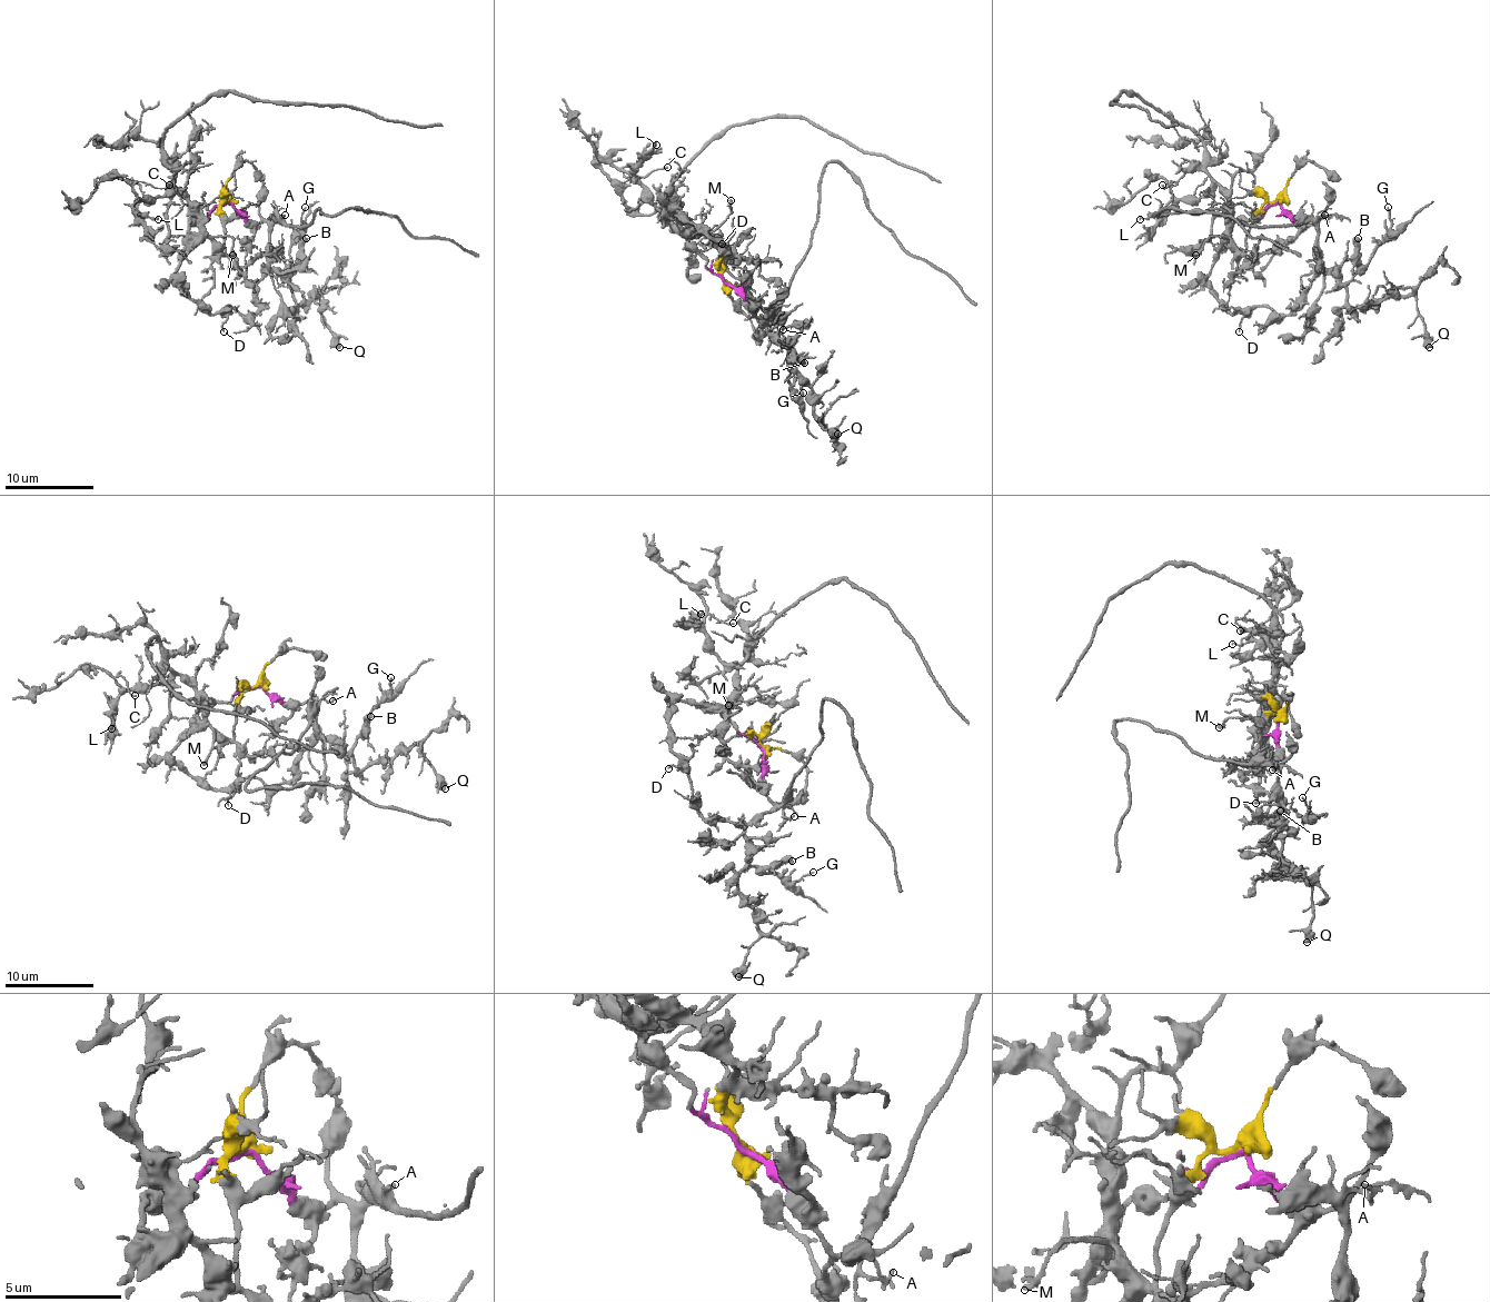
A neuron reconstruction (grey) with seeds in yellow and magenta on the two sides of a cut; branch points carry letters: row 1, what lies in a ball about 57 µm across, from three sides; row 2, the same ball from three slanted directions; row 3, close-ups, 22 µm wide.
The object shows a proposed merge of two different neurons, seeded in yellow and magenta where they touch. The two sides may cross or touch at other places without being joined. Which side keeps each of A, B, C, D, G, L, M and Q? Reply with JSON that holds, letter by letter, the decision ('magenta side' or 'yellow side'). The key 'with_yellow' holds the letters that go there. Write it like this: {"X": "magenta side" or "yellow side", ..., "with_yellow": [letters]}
{"A": "magenta side", "B": "magenta side", "C": "yellow side", "D": "magenta side", "G": "magenta side", "L": "yellow side", "M": "yellow side", "Q": "magenta side", "with_yellow": ["C", "L", "M"]}

